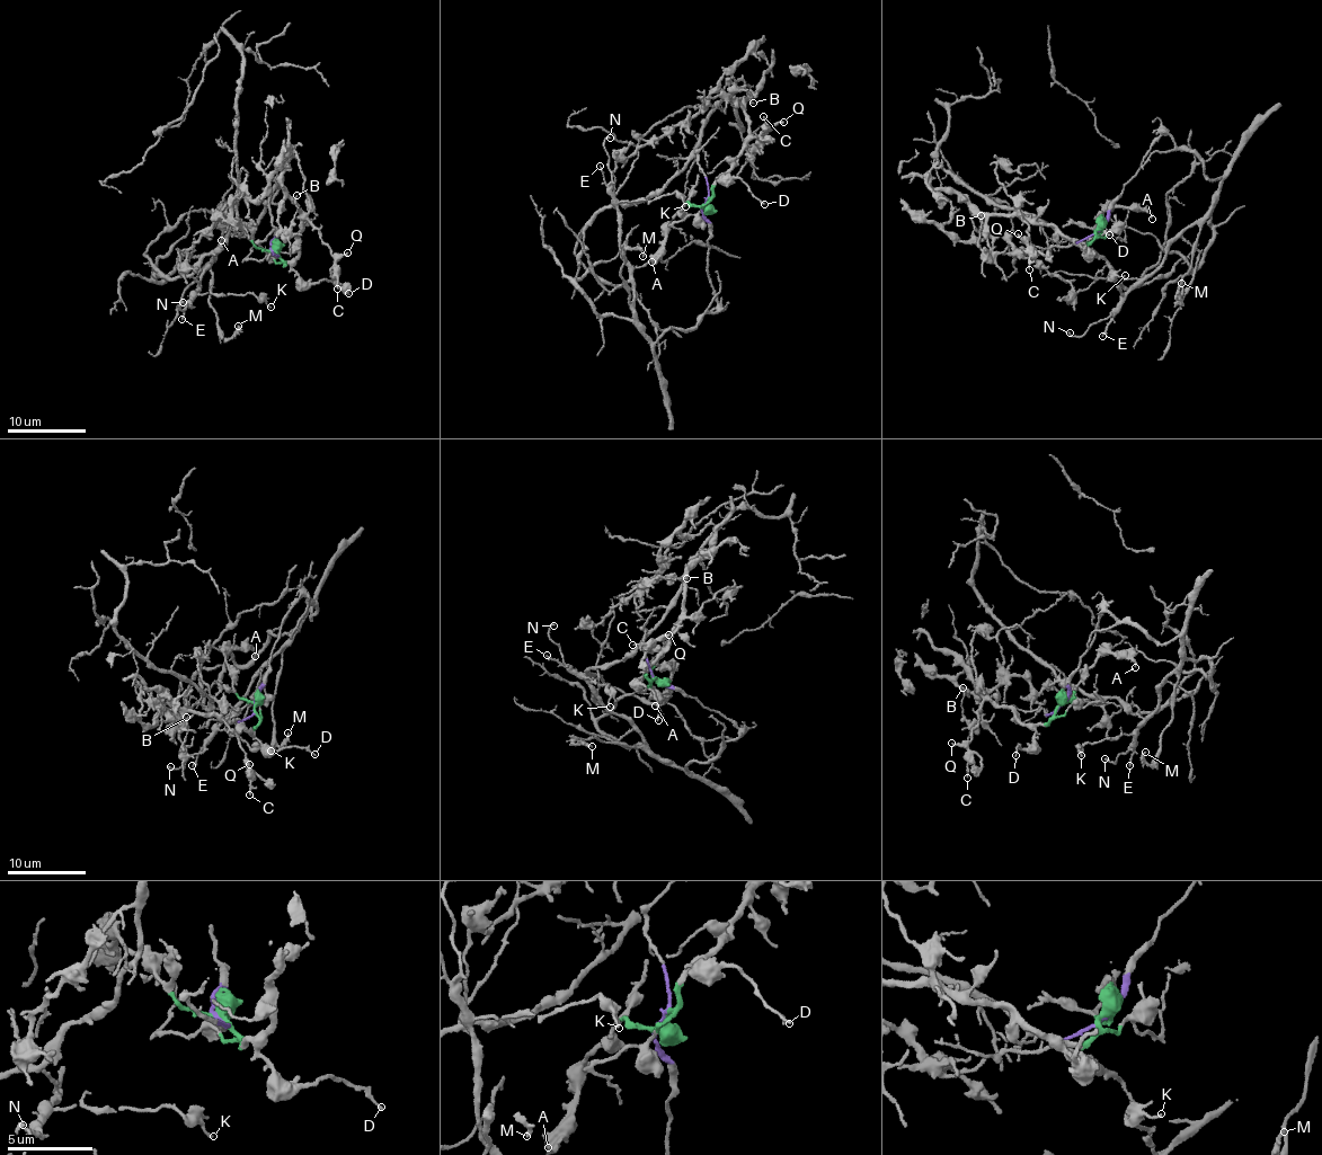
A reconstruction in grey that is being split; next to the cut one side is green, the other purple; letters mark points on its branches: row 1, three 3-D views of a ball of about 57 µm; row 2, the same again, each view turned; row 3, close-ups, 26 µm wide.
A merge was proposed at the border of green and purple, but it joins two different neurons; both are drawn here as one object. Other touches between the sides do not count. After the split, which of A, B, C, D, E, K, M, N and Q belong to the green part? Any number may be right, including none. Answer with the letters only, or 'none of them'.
A, B, C, D, Q

